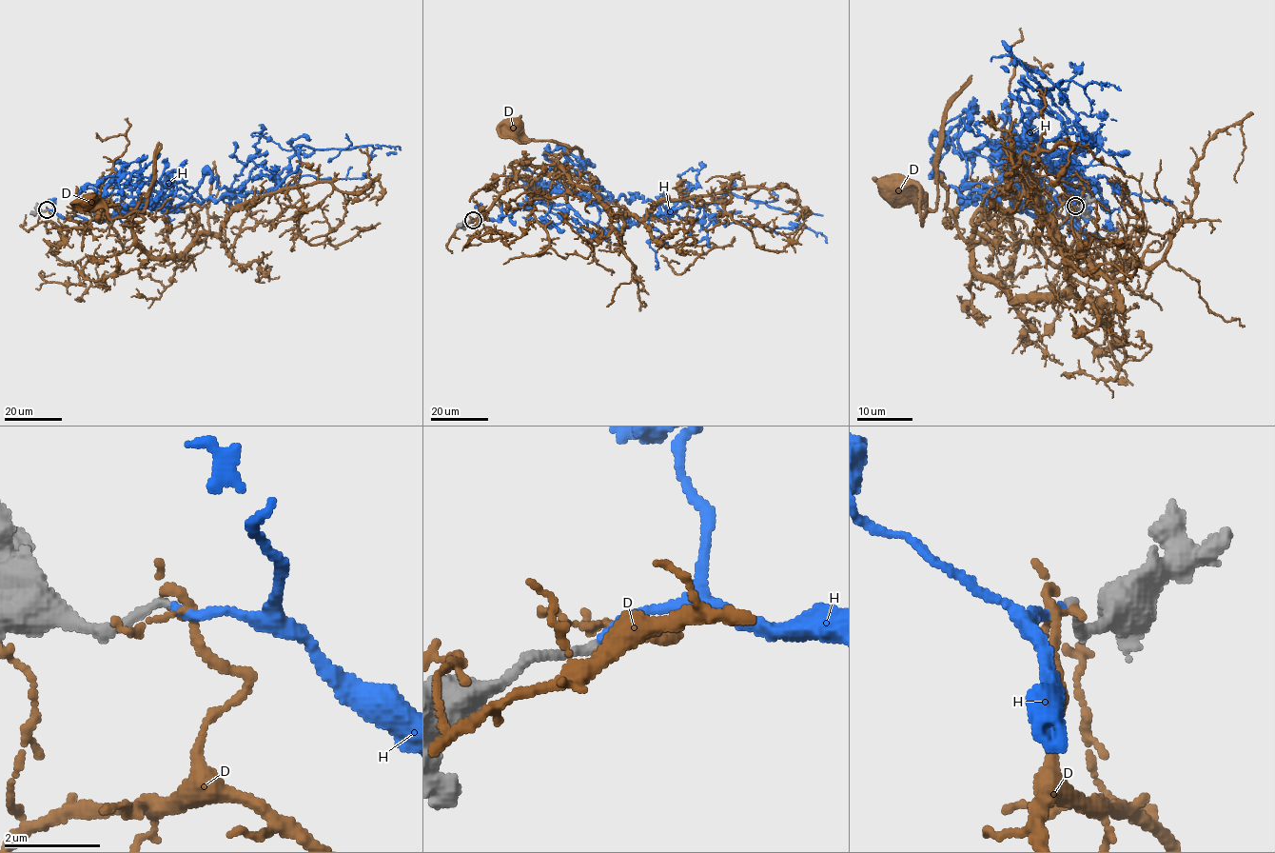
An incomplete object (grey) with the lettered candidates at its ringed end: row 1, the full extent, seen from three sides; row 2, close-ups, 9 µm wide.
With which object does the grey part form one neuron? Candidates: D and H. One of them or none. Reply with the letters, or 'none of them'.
H

